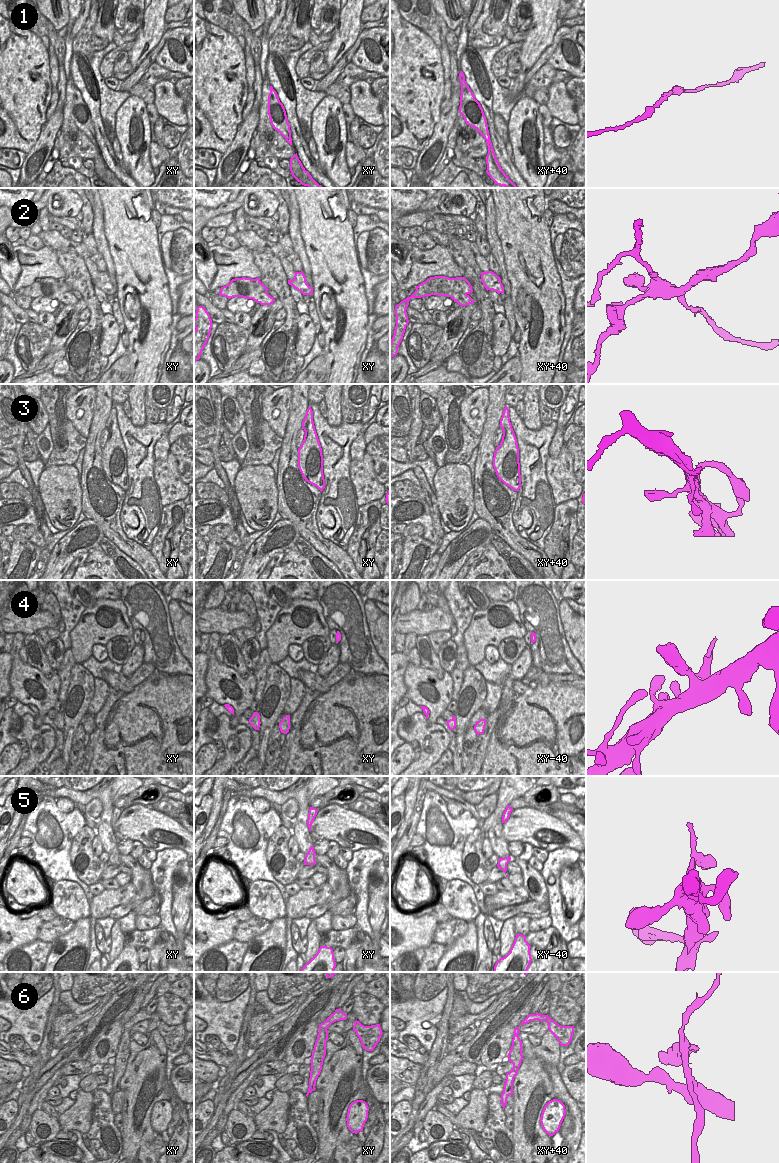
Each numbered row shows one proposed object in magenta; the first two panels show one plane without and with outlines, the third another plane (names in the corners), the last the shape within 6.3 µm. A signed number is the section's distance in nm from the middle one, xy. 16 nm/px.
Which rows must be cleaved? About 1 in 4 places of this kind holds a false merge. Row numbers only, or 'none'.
2

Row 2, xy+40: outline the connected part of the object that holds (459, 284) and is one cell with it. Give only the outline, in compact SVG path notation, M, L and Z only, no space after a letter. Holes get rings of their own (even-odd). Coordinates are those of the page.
M435 276L428 278L427 282L431 287L442 291L454 291L457 293L470 294L473 292L470 282L464 277L449 278L446 276Z

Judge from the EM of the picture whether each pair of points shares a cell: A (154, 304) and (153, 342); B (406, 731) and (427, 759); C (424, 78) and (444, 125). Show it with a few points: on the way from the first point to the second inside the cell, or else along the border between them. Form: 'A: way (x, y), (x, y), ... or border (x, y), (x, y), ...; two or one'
A: way (153, 313), (153, 333); one
B: way (415, 733), (427, 745), (427, 750); one
C: border (441, 112), (440, 119), (434, 126), (430, 136); two

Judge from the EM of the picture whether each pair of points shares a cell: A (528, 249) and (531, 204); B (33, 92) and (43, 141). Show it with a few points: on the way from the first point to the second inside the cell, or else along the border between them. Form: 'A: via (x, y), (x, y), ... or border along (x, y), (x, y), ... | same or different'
A: via (528, 238), (528, 215) | same
B: border along (47, 120), (42, 126), (35, 144), (29, 150) | different

